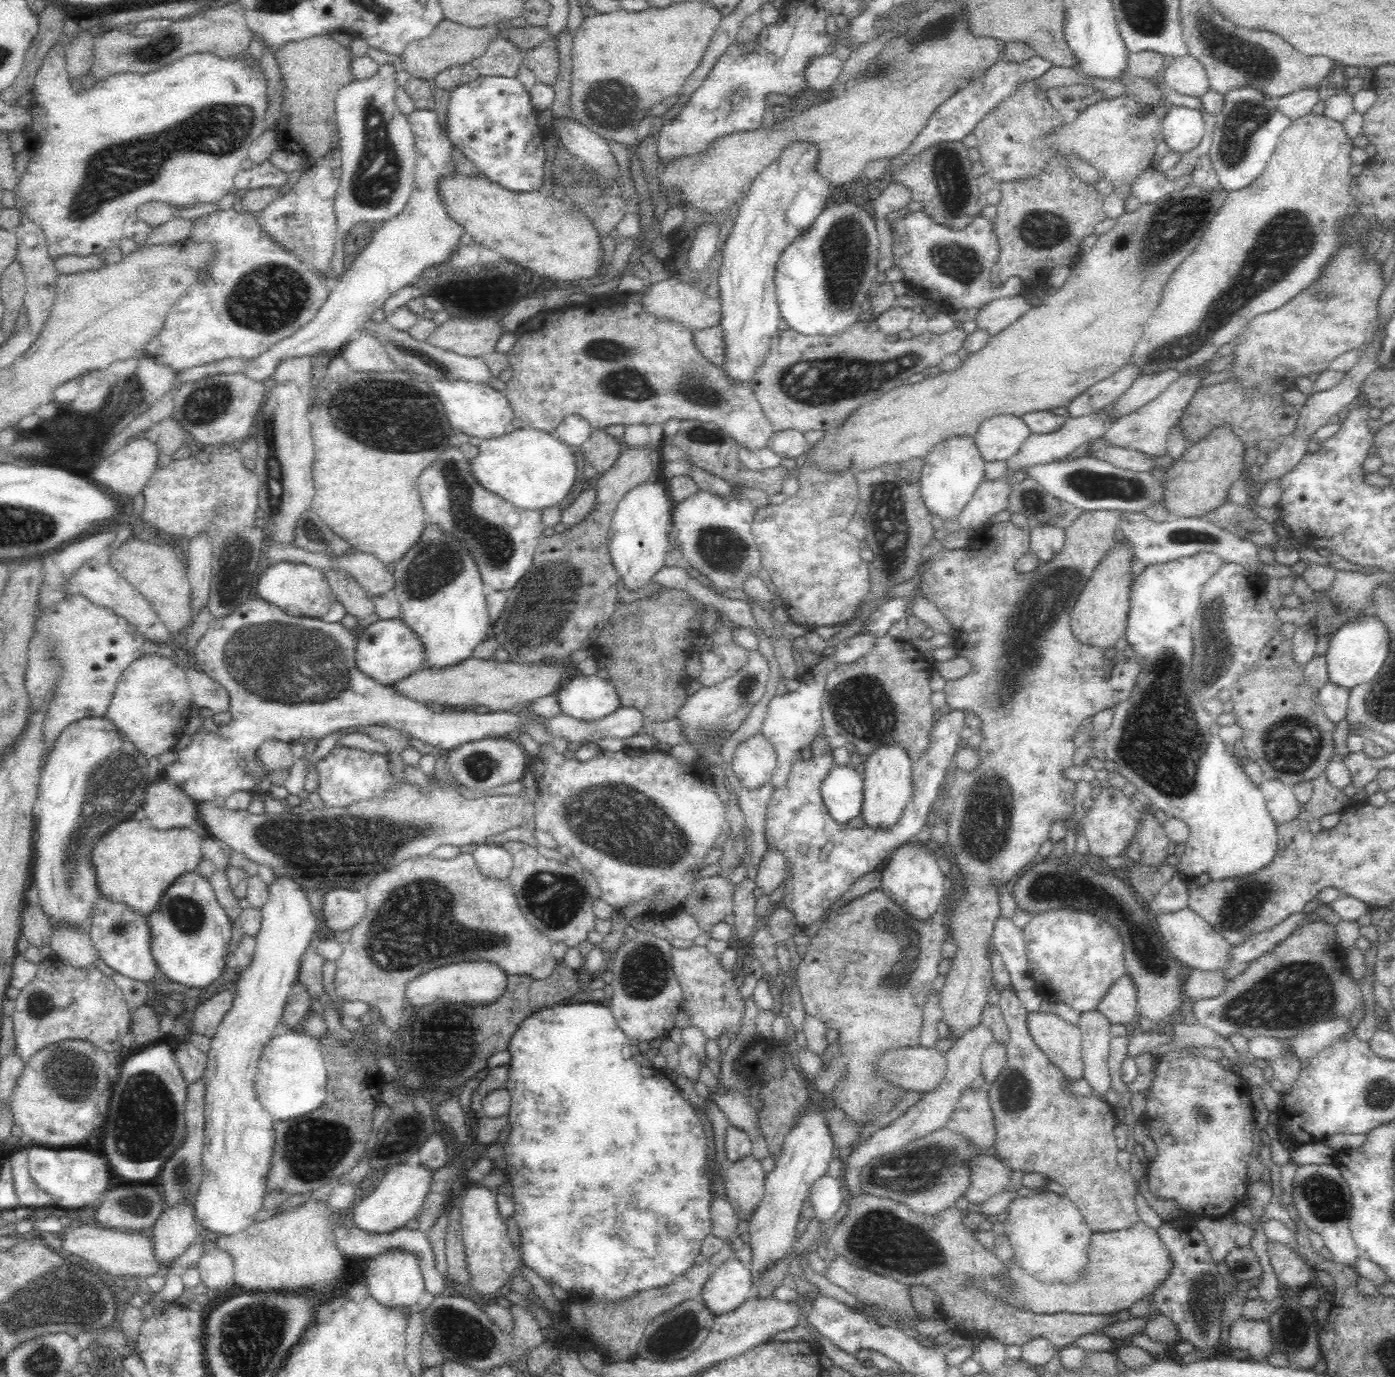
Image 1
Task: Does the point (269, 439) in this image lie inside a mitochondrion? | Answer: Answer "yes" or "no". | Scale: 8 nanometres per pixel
no

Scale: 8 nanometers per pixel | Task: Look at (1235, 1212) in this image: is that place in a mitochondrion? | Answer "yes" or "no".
no

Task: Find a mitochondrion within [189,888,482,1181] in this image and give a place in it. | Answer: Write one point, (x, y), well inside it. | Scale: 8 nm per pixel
(438, 1083)

